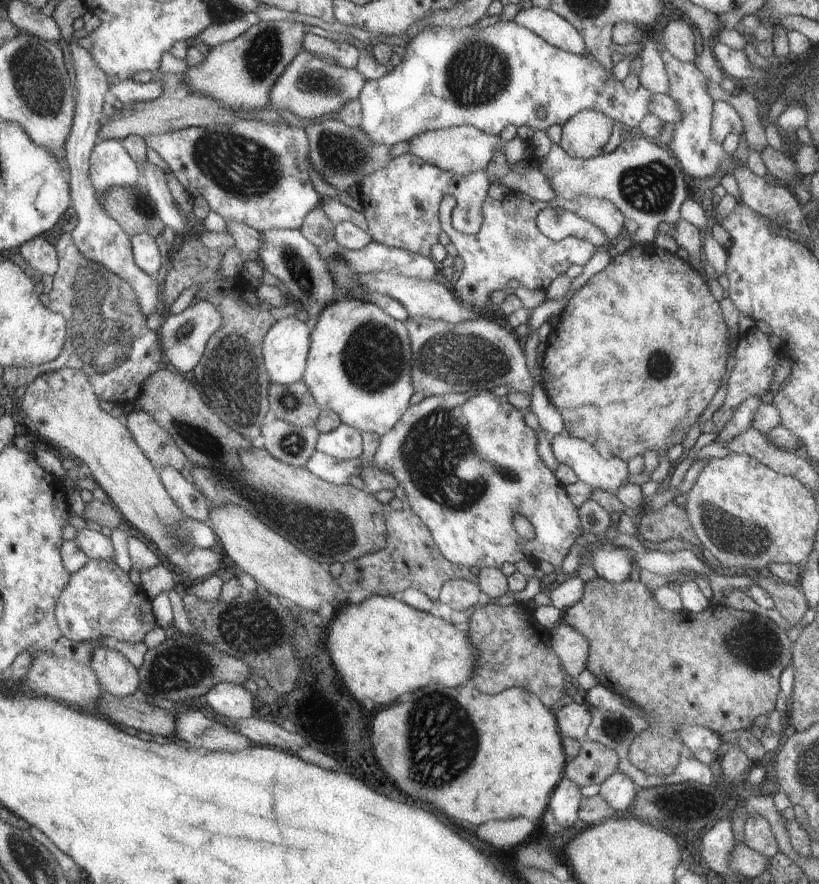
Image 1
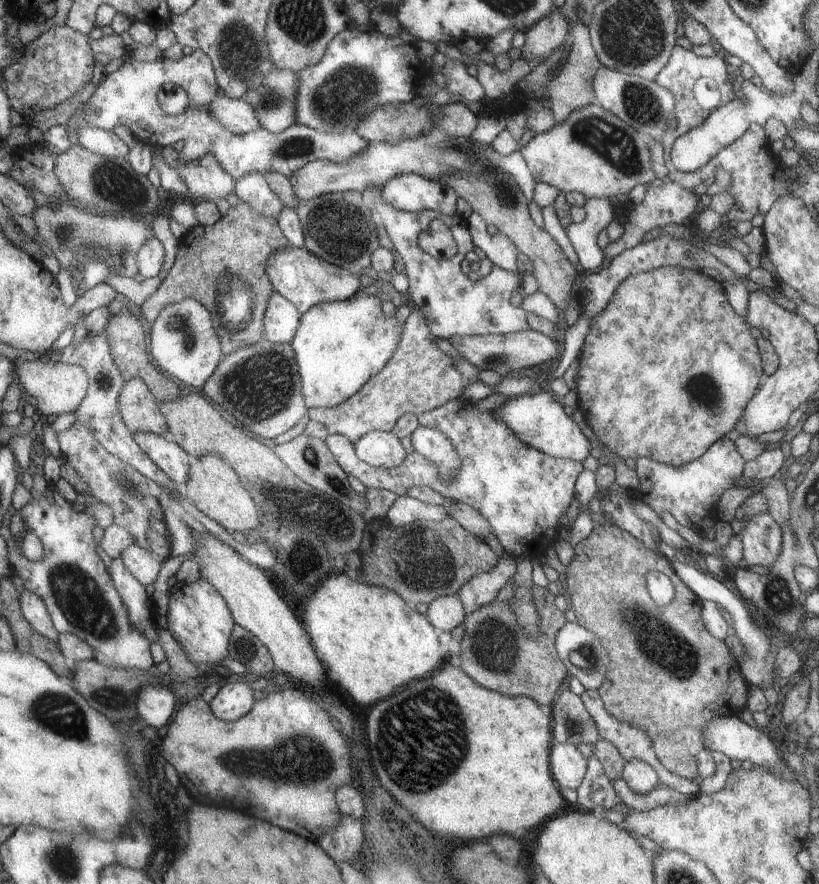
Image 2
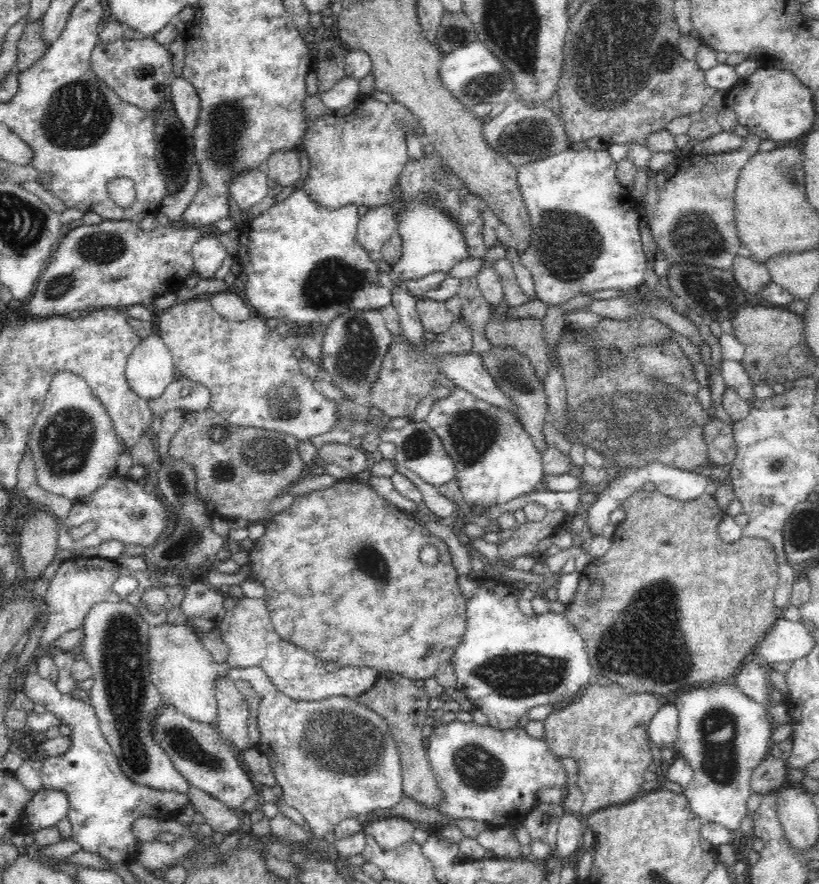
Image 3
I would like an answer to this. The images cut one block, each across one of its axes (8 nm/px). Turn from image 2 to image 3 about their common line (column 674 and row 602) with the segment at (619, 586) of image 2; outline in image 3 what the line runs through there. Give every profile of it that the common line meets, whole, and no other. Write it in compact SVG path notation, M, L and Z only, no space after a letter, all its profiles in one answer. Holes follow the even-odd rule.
M659 489L652 492L636 491L631 494L626 501L621 502L621 508L626 512L626 518L616 526L615 531L610 536L613 540L613 548L602 557L592 559L581 574L581 580L578 592L570 604L566 604L567 609L563 612L568 624L574 625L574 628L582 639L584 639L584 650L588 653L591 662L593 674L610 678L606 682L616 683L632 693L652 693L668 694L678 688L682 692L689 691L696 687L706 687L716 683L729 682L736 676L739 668L748 657L754 656L755 649L761 639L772 628L775 620L779 617L779 611L774 604L774 591L779 586L779 573L777 573L777 556L775 547L764 538L754 538L742 536L736 542L724 542L718 532L718 524L723 518L724 512L719 507L718 502L713 502L711 497L705 495L699 499L692 499L688 502L668 495L662 494ZM600 581L603 587L601 597L593 604L586 603L586 592L591 587L590 582Z

